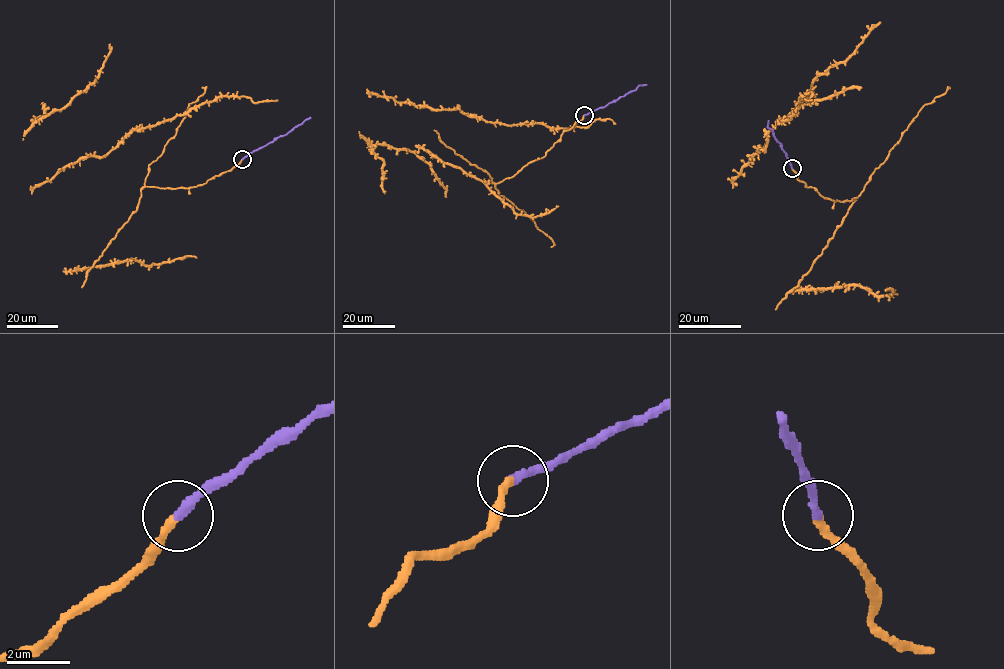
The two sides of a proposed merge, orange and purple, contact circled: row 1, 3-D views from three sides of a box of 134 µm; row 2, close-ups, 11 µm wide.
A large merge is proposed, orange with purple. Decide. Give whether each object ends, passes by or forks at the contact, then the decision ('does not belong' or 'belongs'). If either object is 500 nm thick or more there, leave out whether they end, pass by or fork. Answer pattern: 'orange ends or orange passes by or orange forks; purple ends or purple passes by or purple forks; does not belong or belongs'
orange ends; purple ends; belongs

